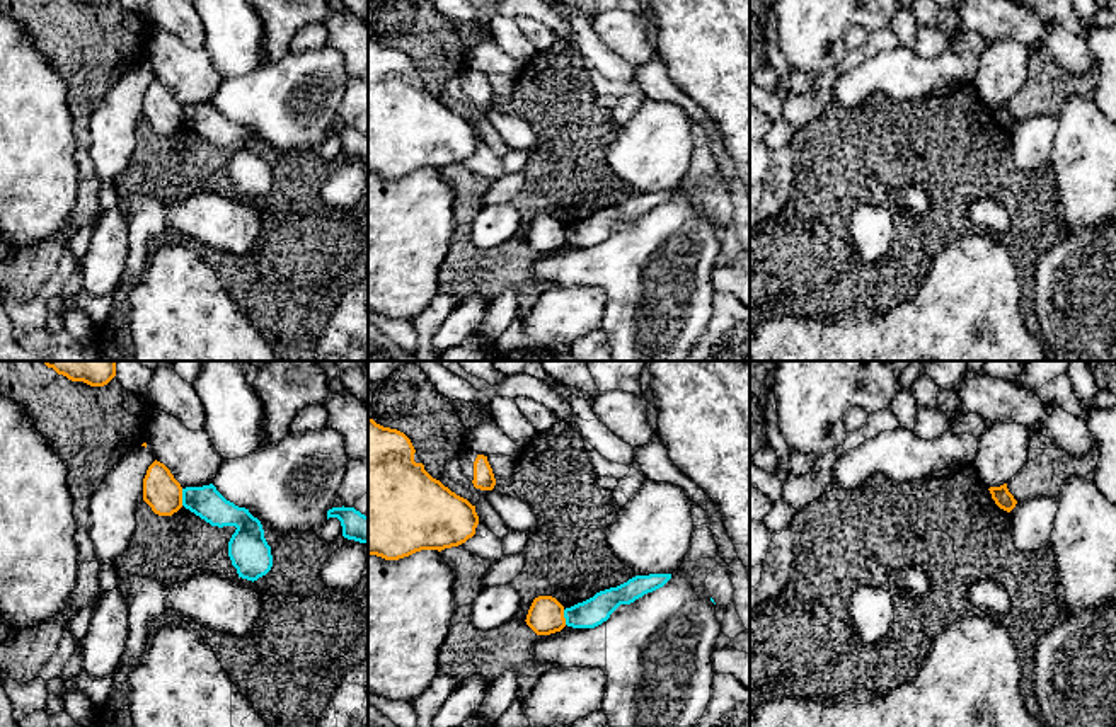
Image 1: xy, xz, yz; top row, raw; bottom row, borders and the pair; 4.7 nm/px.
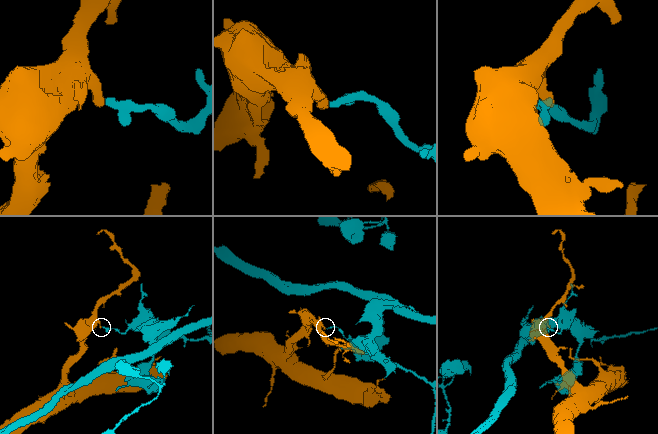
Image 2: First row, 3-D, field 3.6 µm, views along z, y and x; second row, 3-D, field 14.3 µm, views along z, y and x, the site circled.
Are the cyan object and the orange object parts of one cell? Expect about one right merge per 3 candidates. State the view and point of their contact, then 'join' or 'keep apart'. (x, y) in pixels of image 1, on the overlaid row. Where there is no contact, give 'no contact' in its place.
contact xy (183, 498); keep apart

